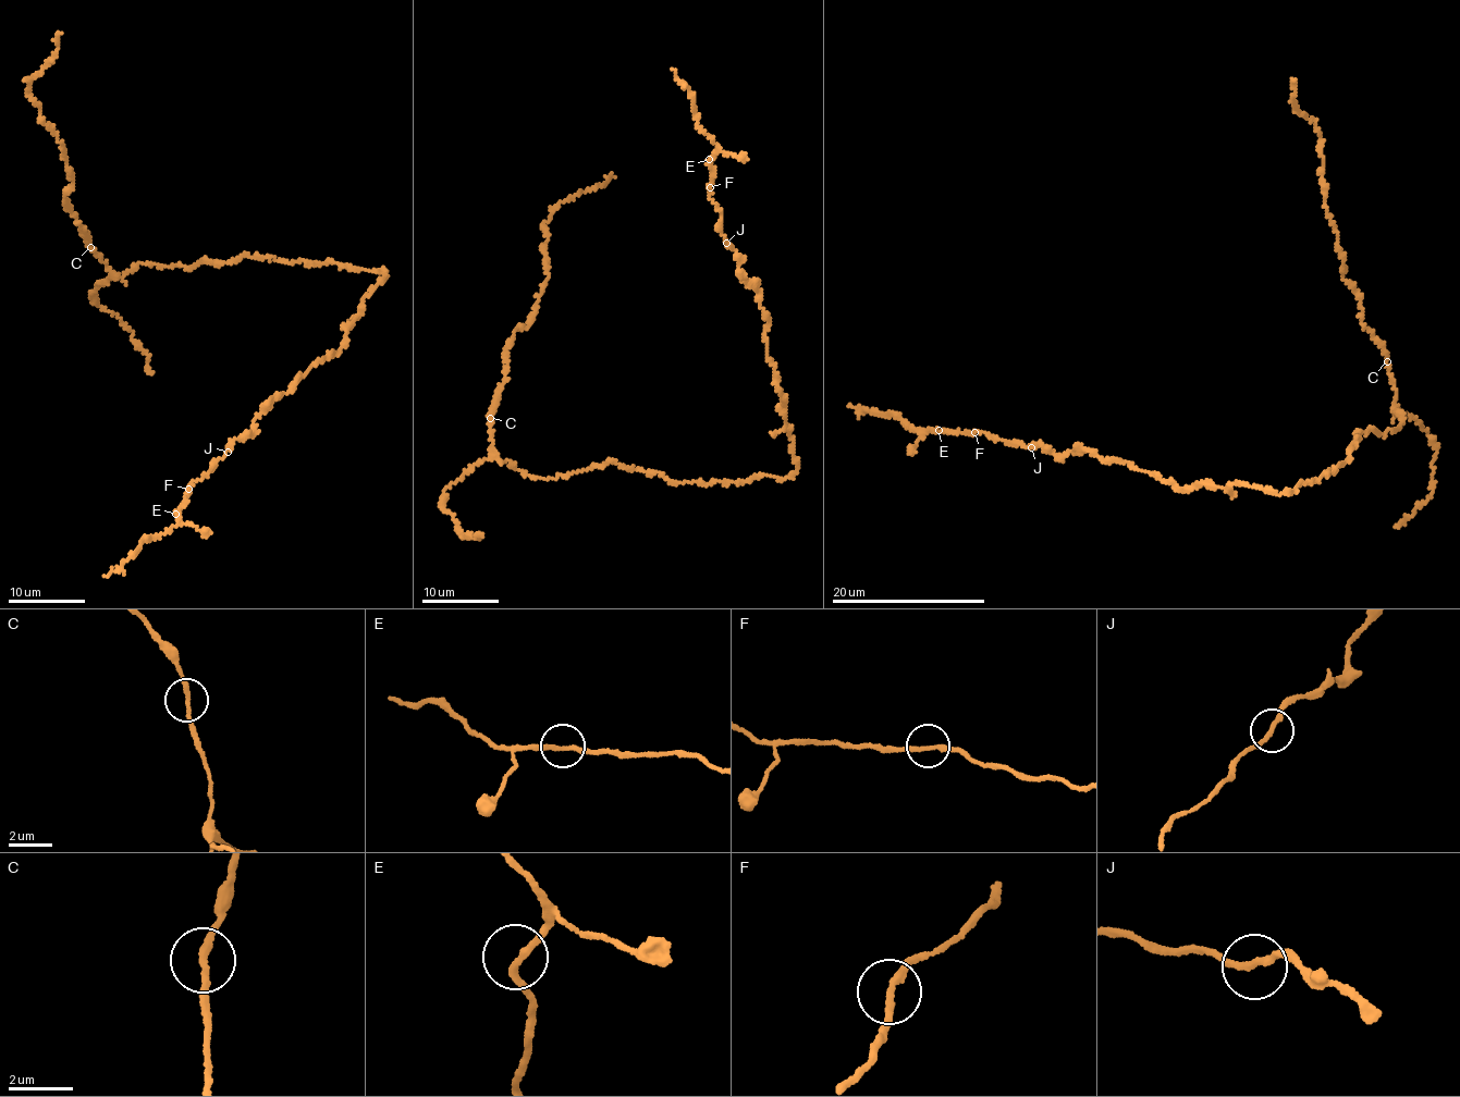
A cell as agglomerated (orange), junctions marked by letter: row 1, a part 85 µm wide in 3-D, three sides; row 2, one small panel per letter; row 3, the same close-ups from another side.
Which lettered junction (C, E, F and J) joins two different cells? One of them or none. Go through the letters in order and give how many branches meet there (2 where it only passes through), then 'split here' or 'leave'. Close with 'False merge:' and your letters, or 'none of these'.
C: branches 2; leave
E: branches 2; leave
F: branches 2; leave
J: branches 2; leave
False merge: none of these

